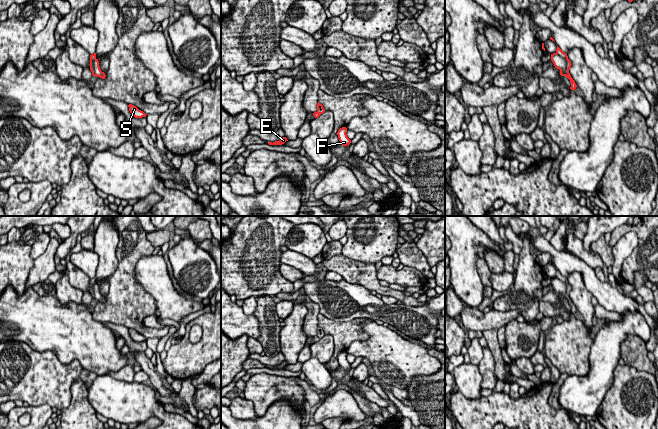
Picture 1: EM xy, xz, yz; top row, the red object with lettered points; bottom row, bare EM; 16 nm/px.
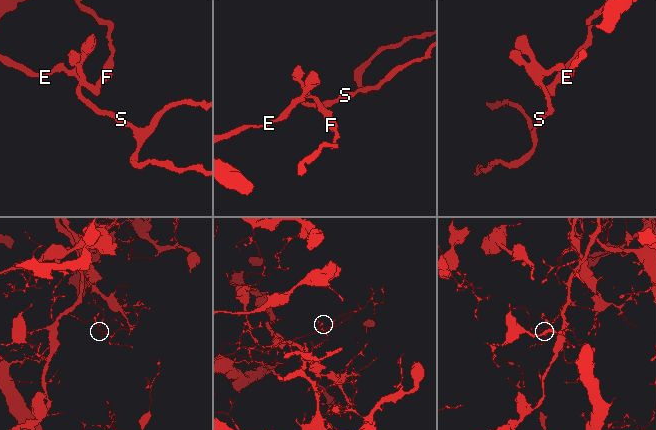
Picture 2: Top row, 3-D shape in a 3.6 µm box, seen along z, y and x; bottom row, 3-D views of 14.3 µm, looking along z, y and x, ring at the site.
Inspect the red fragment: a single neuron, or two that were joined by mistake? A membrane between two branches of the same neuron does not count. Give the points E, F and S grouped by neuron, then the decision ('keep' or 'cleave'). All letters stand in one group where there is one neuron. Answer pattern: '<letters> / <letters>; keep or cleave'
E S / F; cleave

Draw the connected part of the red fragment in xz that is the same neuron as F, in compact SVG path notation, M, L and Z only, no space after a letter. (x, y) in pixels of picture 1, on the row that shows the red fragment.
M346 127L340 128L337 132L339 141L340 141L341 145L343 145L343 146L347 146L351 143L351 140L347 137L346 133L347 133Z

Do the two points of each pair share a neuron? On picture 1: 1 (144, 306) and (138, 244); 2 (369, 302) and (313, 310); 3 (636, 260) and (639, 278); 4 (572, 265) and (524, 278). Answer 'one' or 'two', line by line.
1: one
2: two
3: two
4: two

